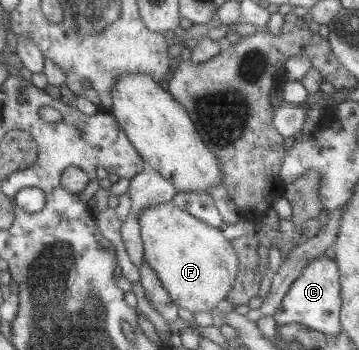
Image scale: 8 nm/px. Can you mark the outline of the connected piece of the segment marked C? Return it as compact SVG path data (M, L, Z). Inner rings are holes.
M325 255L307 262L301 274L293 280L287 294L283 296L279 308L272 312L277 326L295 324L322 334L341 334L339 313L341 308L340 281L337 264Z

